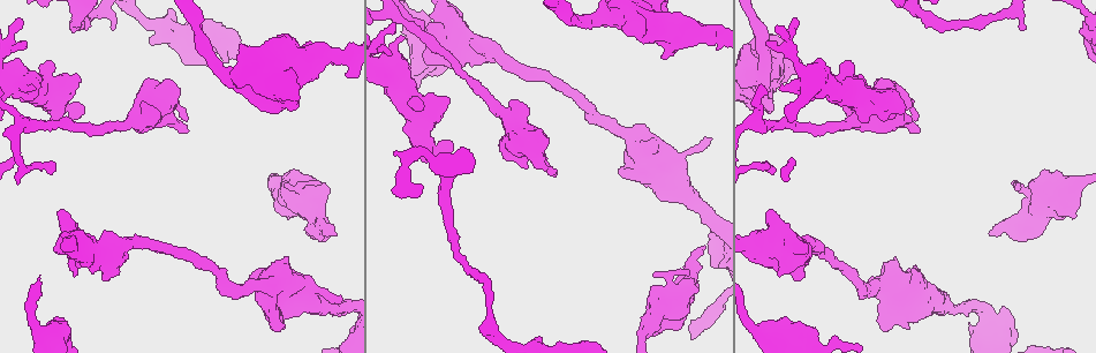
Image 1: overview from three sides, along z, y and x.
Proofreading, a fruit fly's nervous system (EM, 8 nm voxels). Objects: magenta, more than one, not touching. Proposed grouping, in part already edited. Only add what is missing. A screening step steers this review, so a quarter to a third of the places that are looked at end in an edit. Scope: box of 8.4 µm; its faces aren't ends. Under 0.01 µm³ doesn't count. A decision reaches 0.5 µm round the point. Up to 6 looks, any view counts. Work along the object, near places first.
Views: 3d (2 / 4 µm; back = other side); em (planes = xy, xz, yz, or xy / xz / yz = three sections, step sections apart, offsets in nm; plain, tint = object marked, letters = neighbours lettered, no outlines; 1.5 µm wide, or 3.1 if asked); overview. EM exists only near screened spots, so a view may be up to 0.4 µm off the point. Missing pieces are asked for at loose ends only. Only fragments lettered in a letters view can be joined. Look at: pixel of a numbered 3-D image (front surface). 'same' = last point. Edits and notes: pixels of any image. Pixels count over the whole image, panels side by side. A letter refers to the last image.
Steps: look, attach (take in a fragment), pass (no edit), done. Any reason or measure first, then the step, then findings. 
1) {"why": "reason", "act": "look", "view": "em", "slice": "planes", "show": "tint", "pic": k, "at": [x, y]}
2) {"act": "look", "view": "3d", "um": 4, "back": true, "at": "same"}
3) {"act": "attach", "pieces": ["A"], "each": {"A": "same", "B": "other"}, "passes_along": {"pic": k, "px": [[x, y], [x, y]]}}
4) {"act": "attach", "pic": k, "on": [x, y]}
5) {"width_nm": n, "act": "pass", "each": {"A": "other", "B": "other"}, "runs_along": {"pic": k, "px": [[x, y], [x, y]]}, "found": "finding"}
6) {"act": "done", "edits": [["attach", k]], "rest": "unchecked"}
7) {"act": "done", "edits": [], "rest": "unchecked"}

{"act": "look", "view": "em", "slice": "xz", "step": 8, "show": "letters", "pic": 1, "at": [1023, 29]}

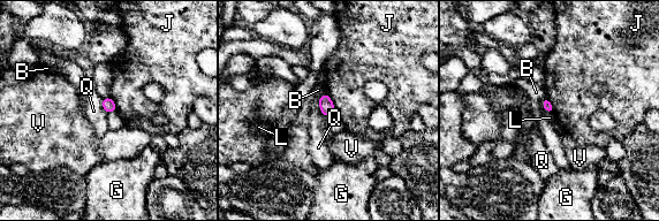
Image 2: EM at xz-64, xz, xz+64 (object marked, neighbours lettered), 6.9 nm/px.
{"longest_contact_nm": ["J", 160], "act": "pass", "each": {"B": "other", "G": "other", "J": "other", "L": "other", "Q": "other", "V": "other"}, "border": {"pic": 2, "px": [[542, 100], [542, 106], [552, 114]]}, "found": "none of them fits"}

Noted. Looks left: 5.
{"act": "look", "view": "em", "slice": "xy", "step": 8, "show": "letters", "pic": 1, "at": [773, 172]}

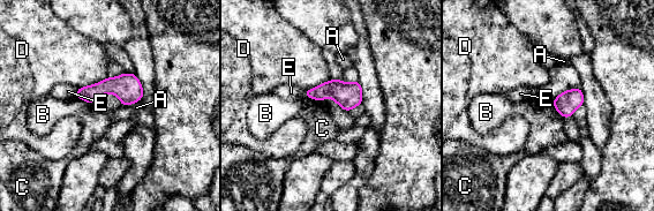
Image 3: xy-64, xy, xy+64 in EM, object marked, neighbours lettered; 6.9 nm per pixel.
{"act": "pass", "each": {"A": "other", "B": "other", "C": "other", "D": "other", "E": "other"}, "border": {"pic": 3, "px": [[551, 102], [553, 106], [562, 115]]}, "found": "no lettered fragment goes on from it"}

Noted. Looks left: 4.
{"why": "branch stops here", "act": "look", "view": "3d", "um": 2, "pic": 1, "at": [23, 42]}

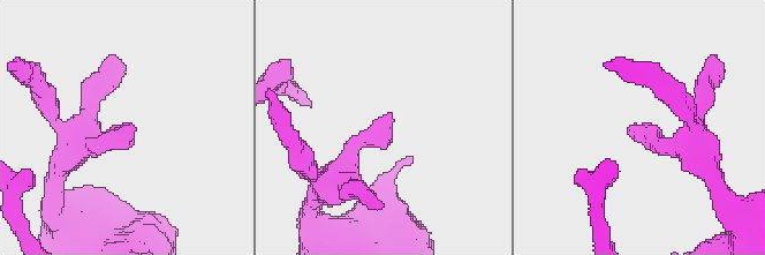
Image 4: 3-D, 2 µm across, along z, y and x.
{"act": "look", "view": "em", "slice": "planes", "show": "tint", "pic": 4, "at": [385, 115]}

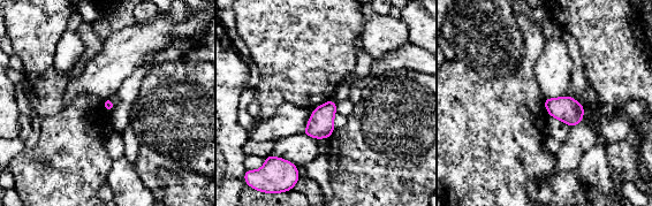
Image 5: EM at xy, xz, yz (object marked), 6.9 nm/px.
{"why": "what lies round it", "act": "look", "view": "em", "slice": "planes", "show": "letters", "at": "same"}

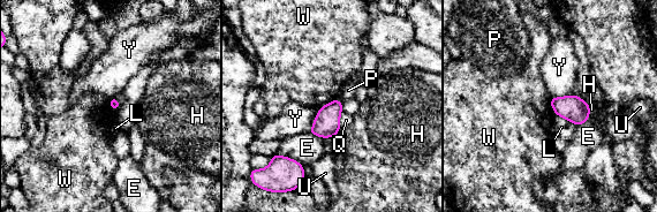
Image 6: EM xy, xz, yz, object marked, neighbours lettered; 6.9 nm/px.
{"act": "pass", "each": {"E": "other", "H": "other", "L": "other", "P": "other", "Q": "other", "U": "other", "W": "other", "Y": "other"}, "found": "none of them fits"}

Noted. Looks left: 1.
{"act": "done", "edits": [], "rest": "unchecked"}

